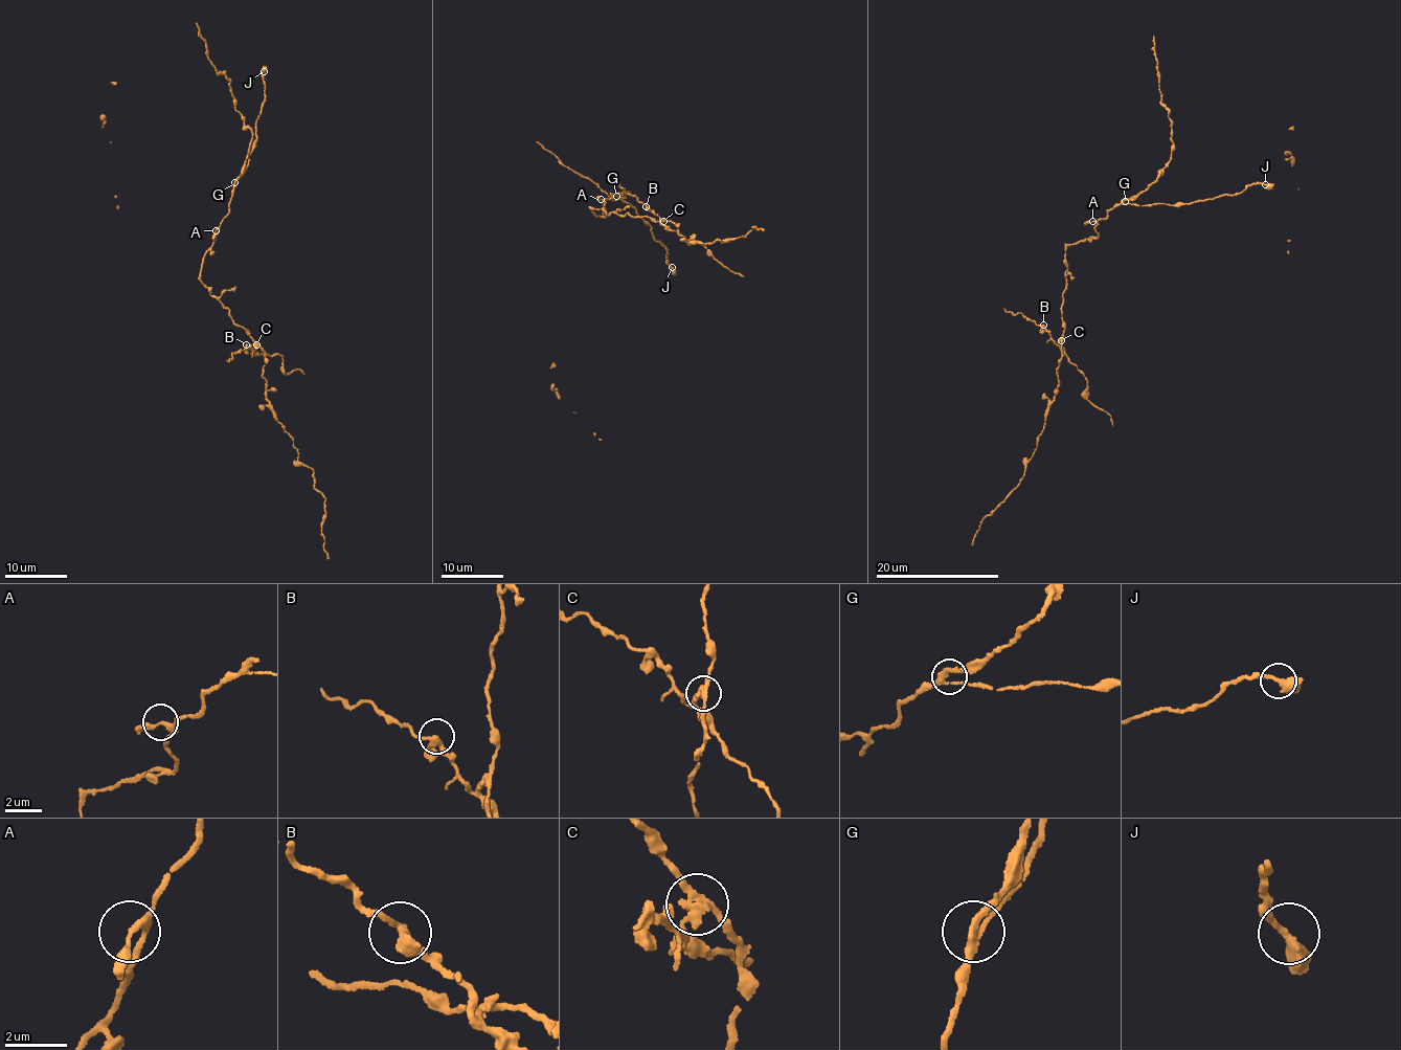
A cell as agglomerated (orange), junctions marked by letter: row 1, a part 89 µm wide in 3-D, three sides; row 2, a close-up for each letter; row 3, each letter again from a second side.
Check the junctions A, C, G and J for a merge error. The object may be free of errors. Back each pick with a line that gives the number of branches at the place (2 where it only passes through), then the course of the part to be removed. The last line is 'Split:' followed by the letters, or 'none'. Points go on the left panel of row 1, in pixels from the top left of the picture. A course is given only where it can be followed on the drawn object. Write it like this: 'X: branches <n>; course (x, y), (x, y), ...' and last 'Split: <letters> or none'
C: branches 3; course (256, 344), (254, 352), (279, 355), (284, 373), (295, 370), (304, 374)
Split: C

